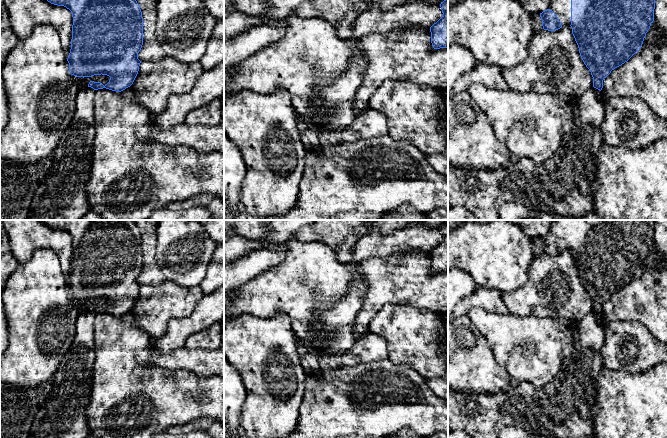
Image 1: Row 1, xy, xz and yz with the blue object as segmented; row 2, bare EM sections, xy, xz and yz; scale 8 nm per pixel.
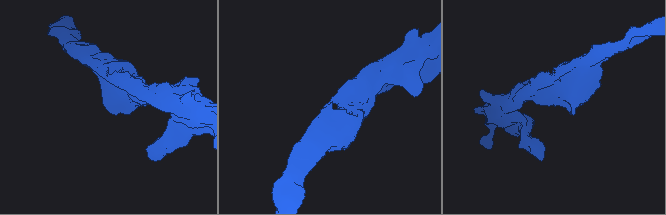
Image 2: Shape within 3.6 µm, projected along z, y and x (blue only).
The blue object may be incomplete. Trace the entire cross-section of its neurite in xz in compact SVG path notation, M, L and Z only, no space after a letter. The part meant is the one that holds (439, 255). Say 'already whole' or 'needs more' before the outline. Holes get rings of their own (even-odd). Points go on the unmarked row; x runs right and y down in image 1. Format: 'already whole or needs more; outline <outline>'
already whole; outline M448 223L440 228L442 241L430 251L434 273L448 272Z

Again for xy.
already whole; outline M43 220L48 226L58 230L64 230L69 233L73 241L72 249L72 263L71 263L71 273L67 285L69 287L69 296L71 299L77 301L92 301L94 299L107 299L110 301L109 306L104 310L100 306L90 305L88 311L93 312L94 314L98 313L109 313L116 316L121 316L126 312L130 311L139 295L139 290L141 285L138 283L138 277L143 269L143 242L142 236L139 228L133 222L133 220Z

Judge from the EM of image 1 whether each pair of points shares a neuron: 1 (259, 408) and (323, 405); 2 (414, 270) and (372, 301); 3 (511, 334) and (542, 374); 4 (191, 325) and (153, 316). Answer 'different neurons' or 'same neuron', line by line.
1: different neurons
2: same neuron
3: same neuron
4: different neurons

